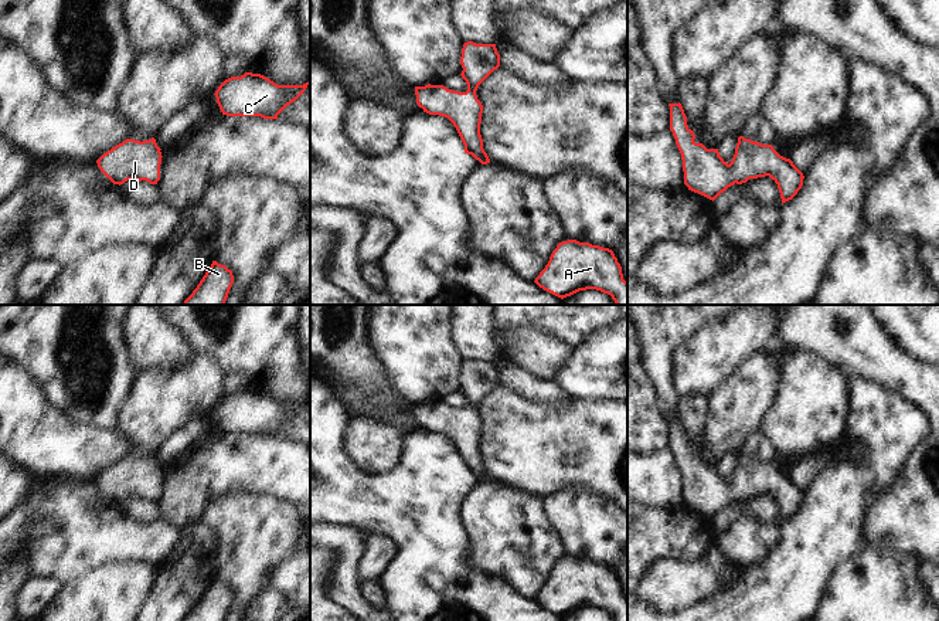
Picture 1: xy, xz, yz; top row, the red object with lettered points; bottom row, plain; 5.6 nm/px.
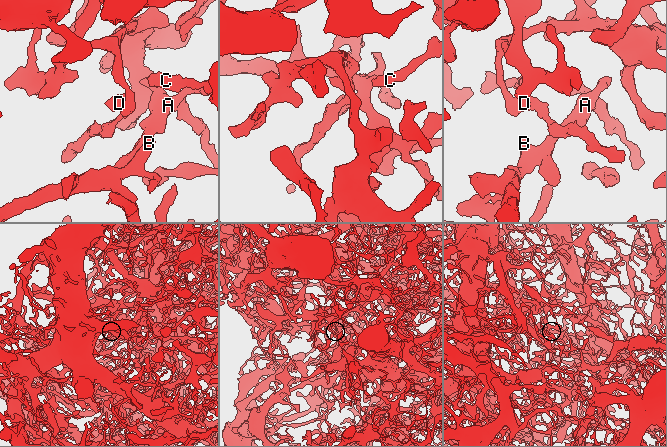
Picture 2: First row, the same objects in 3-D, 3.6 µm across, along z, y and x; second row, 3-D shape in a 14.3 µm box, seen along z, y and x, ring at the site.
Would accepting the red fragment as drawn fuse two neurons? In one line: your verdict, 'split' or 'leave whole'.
leave whole

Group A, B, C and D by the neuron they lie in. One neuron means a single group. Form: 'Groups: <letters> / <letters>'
Groups: A B C D

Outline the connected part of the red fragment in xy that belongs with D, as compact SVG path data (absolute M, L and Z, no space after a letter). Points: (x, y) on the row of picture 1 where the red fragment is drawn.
M126 139L116 145L98 160L101 172L113 183L123 184L127 180L157 184L160 180L161 149L156 139Z

